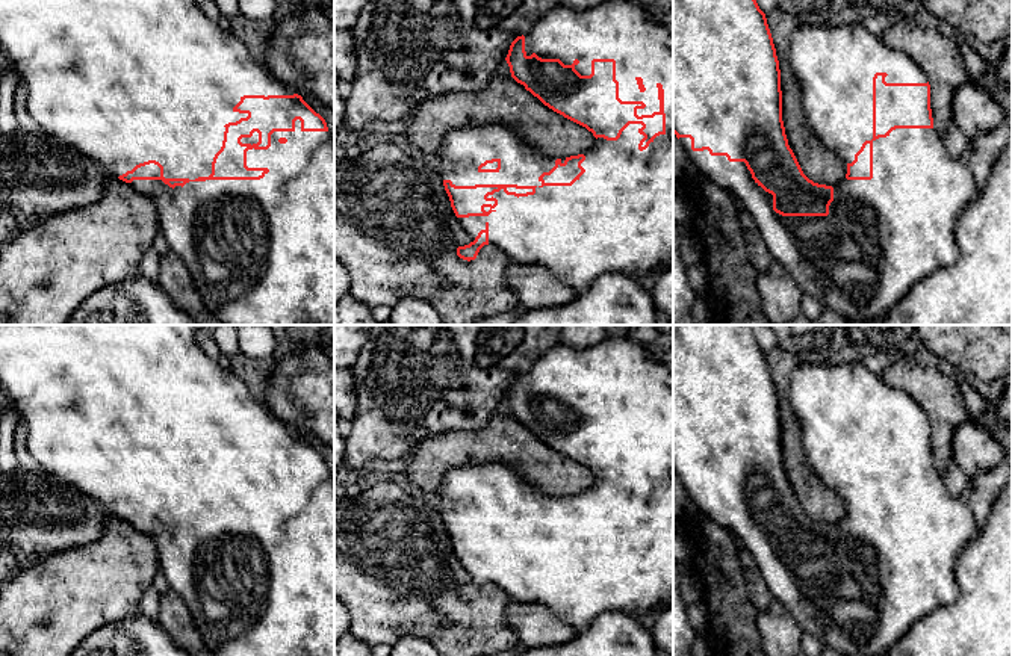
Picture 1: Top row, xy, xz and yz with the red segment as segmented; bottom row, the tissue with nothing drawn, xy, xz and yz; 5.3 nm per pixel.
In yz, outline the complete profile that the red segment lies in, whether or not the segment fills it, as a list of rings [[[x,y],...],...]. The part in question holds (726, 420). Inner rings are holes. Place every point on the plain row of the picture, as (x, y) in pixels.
[[[673,325],[673,472],[702,514],[728,529],[746,547],[761,570],[773,599],[782,603],[803,632],[817,636],[826,647],[843,656],[886,656],[894,644],[923,617],[939,606],[953,603],[959,594],[956,561],[961,550],[976,535],[971,508],[948,493],[942,475],[933,466],[930,423],[923,408],[903,390],[888,385],[859,361],[841,364],[797,364],[790,378],[790,404],[800,423],[806,460],[823,484],[847,503],[846,517],[837,524],[809,518],[788,484],[782,460],[781,408],[765,352],[759,348],[749,325]]]

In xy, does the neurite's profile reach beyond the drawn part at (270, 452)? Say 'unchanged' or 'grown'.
grown

